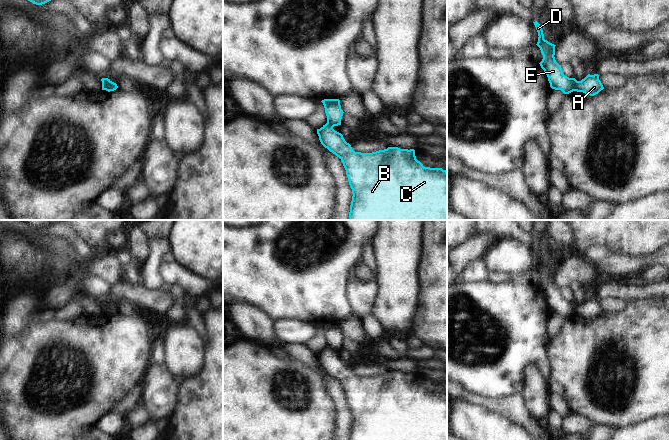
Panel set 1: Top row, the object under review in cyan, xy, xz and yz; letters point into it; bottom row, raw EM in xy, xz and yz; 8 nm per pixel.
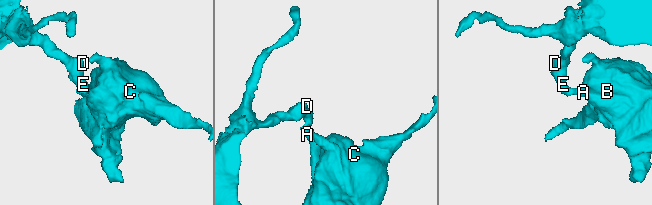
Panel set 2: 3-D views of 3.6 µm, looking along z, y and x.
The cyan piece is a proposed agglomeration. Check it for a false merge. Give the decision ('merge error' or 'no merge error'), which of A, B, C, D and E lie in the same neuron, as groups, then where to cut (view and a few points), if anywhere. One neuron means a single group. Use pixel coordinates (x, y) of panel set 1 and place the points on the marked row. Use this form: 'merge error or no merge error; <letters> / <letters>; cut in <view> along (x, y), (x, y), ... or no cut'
merge error; A B C / D E; cut in yz along (576, 80), (575, 90)

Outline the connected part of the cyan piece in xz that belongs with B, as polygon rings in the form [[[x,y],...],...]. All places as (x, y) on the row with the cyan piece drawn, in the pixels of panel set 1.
[[[326,123],[317,134],[321,144],[339,157],[346,170],[352,189],[349,220],[447,220],[447,171],[442,168],[424,167],[416,159],[414,149],[388,147],[372,153],[355,152],[343,135]]]

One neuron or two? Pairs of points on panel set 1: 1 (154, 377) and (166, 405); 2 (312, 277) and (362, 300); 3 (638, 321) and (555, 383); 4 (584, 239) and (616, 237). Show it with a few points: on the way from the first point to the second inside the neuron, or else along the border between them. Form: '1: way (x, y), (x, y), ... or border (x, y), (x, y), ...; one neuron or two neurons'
1: way (158, 384), (159, 398); one neuron
2: border (347, 281), (347, 299), (350, 305); two neurons
3: way (617, 338), (609, 338), (576, 368); one neuron
4: way (592, 237), (608, 237); one neuron

